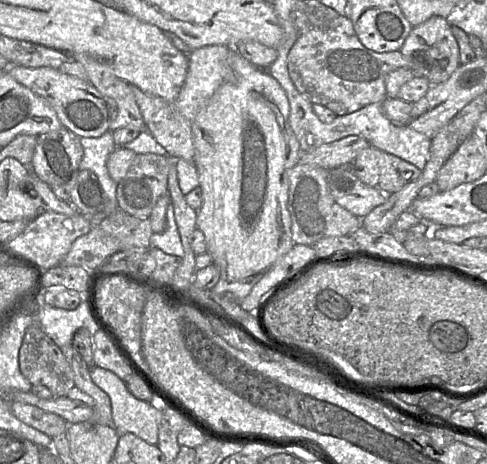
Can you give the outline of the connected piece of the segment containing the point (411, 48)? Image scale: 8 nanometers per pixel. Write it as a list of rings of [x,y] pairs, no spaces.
[[[433,16],[412,27],[399,52],[406,60],[408,68],[417,76],[424,77],[432,86],[446,81],[460,65],[459,48],[451,25],[440,16]]]

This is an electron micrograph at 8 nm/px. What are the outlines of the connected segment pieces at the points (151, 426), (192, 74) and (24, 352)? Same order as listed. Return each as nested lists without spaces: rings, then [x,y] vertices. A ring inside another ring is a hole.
[[[90,367],[93,382],[110,398],[114,427],[120,434],[132,433],[150,444],[158,444],[161,411],[139,400],[128,390],[126,382],[113,372]]]
[[[210,45],[191,50],[188,54],[188,73],[174,102],[169,102],[131,85],[136,103],[143,116],[146,130],[163,146],[169,156],[194,162],[192,123],[202,106],[231,76],[228,56],[233,47]]]
[[[39,325],[25,331],[19,350],[19,368],[32,385],[48,388],[54,398],[67,397],[75,386],[73,370],[62,349]]]

